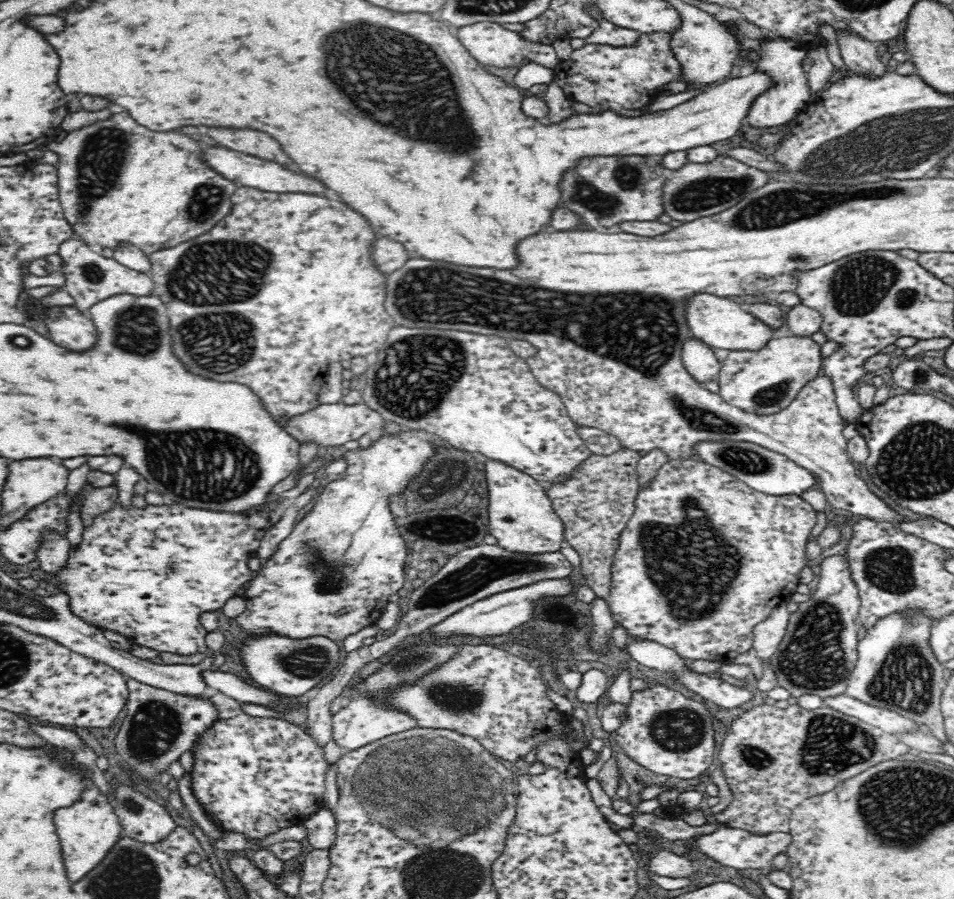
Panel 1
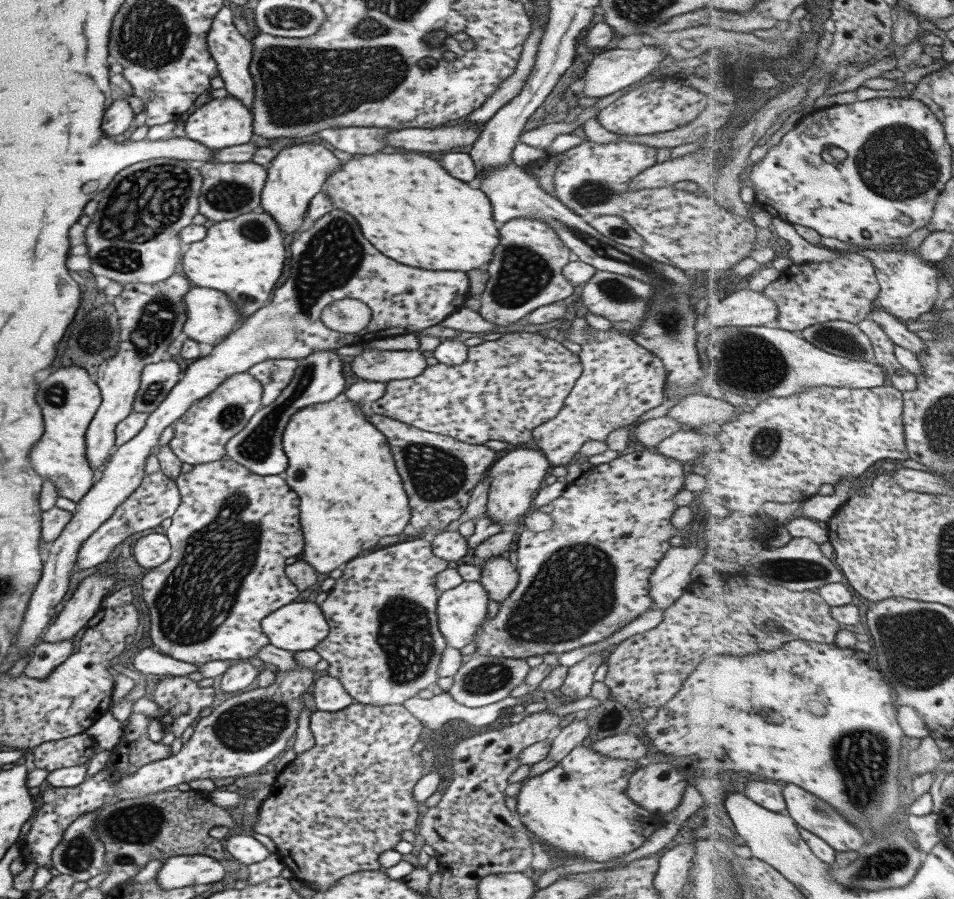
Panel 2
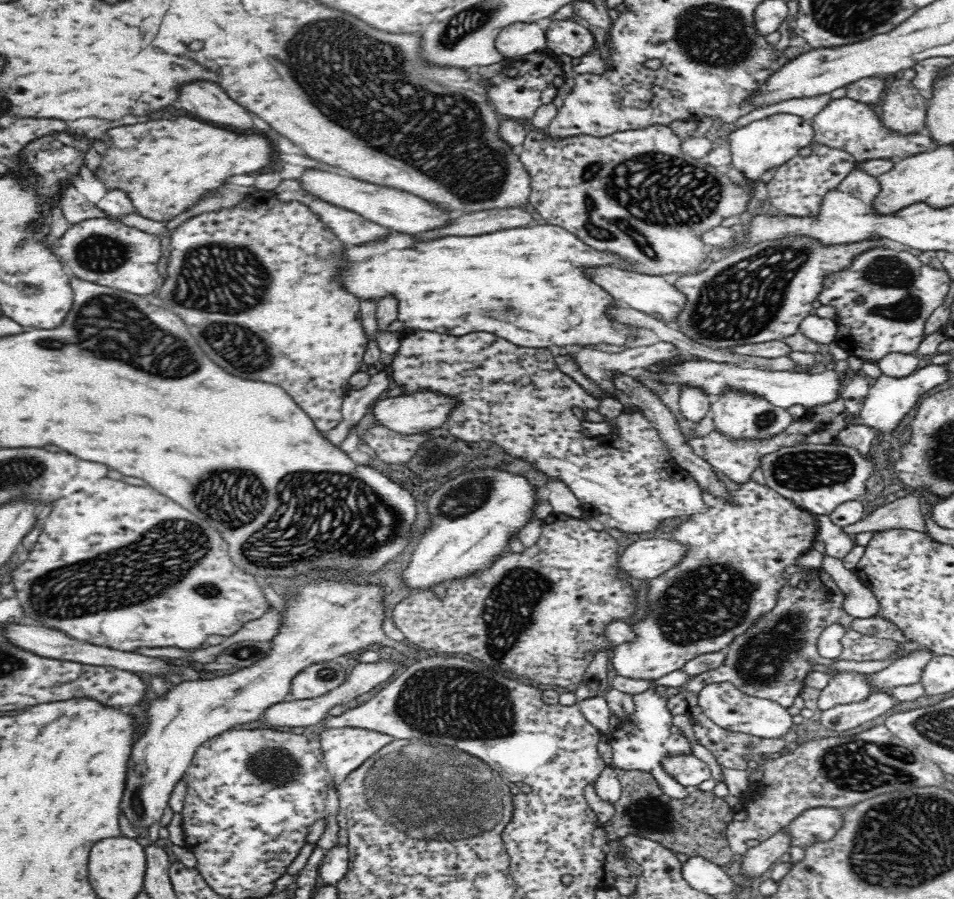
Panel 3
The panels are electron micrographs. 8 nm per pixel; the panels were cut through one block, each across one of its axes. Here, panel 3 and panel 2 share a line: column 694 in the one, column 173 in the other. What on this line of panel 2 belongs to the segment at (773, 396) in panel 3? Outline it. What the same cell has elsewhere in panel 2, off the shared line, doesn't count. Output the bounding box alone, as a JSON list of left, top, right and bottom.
[132,358,179,413]

